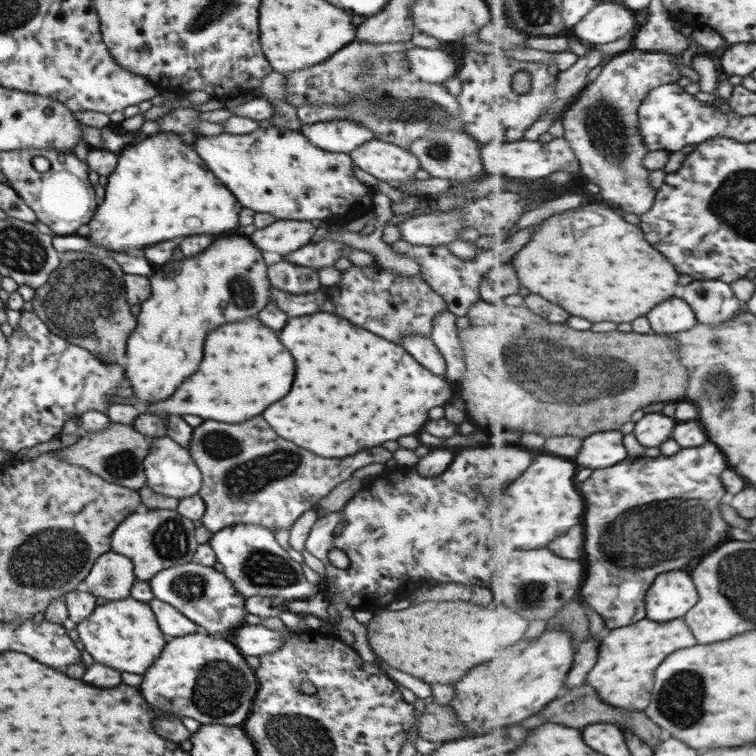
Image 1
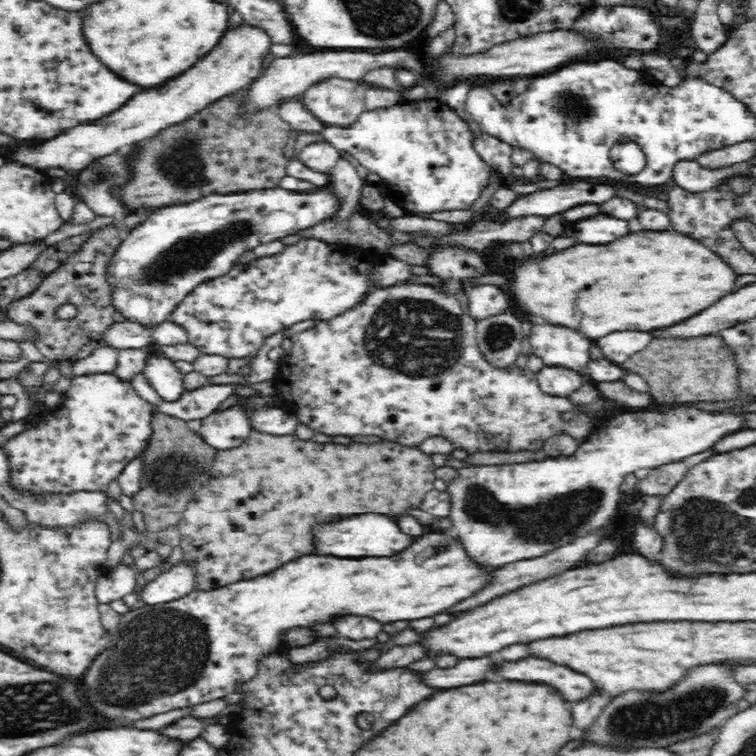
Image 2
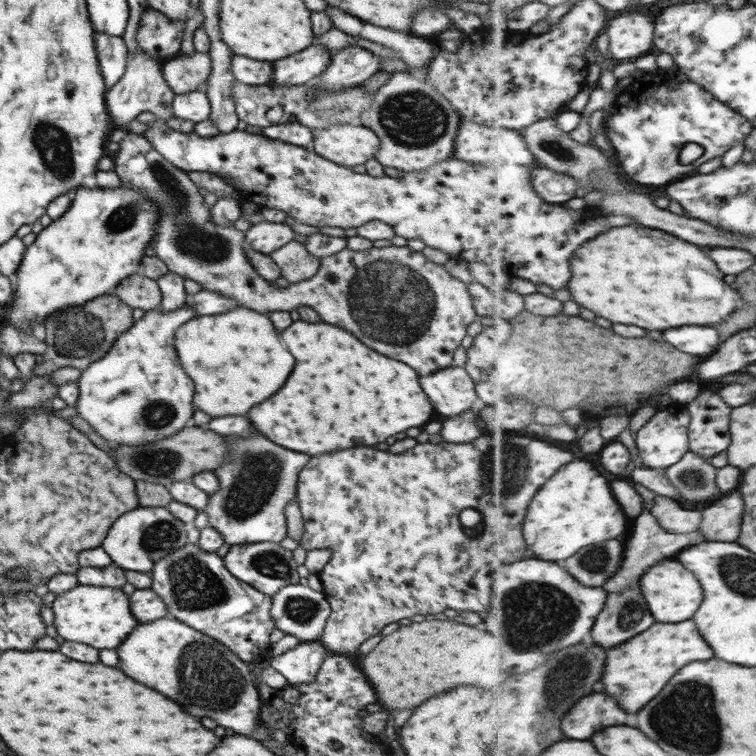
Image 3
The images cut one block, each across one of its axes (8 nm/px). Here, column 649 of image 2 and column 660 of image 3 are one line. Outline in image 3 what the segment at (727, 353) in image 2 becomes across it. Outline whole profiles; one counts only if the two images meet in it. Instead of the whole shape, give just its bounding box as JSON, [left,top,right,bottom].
[465,309,703,419]

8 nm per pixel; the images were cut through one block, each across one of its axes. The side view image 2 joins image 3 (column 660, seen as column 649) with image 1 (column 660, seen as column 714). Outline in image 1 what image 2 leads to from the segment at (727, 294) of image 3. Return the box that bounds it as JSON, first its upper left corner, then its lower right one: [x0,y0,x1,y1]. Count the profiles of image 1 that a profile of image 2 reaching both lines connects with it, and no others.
[513,204,679,322]

